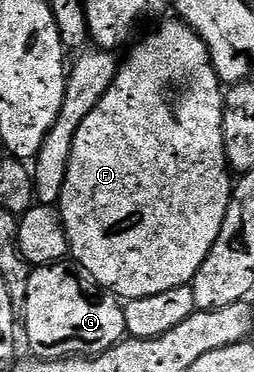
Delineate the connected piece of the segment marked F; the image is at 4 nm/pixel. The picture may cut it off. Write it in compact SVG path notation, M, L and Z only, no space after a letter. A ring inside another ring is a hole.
M184 21L182 27L167 28L167 32L159 35L160 41L156 41L144 53L135 56L135 60L125 60L119 66L118 75L112 81L111 87L100 97L99 103L88 113L88 117L85 117L83 124L76 131L60 202L62 224L70 238L70 255L73 262L88 269L88 273L92 273L92 277L101 287L105 287L123 301L136 297L152 297L152 293L164 293L164 289L193 284L194 274L200 269L200 265L204 265L212 245L216 245L216 237L220 237L232 194L232 172L230 162L226 159L224 143L224 84L210 61L210 50L206 48L203 39ZM170 87L182 87L174 107L170 104Z

